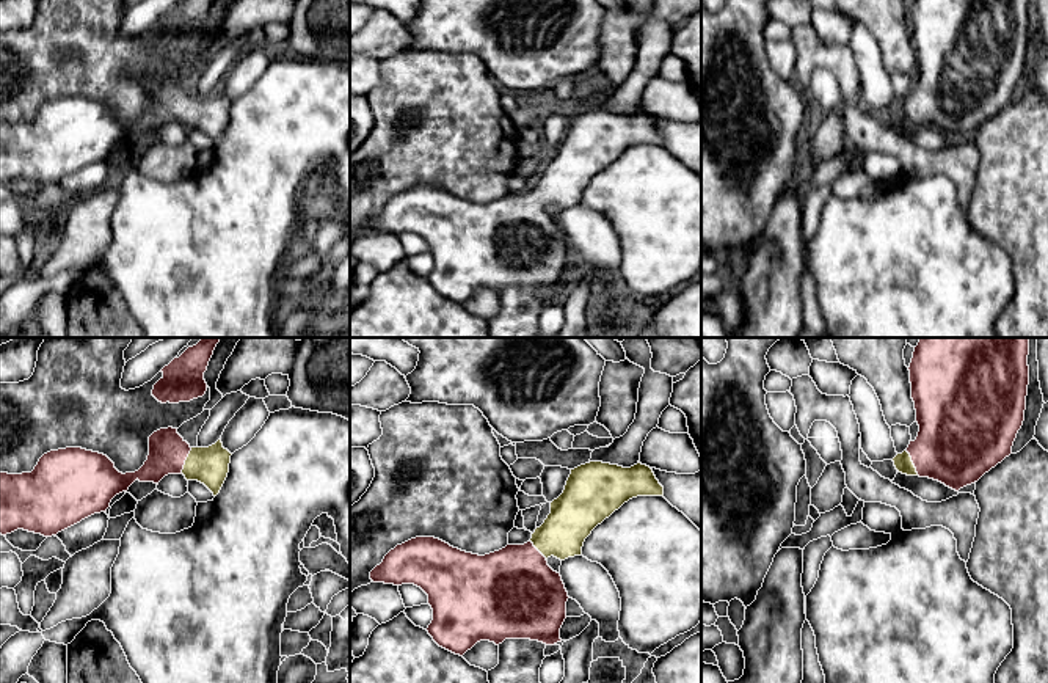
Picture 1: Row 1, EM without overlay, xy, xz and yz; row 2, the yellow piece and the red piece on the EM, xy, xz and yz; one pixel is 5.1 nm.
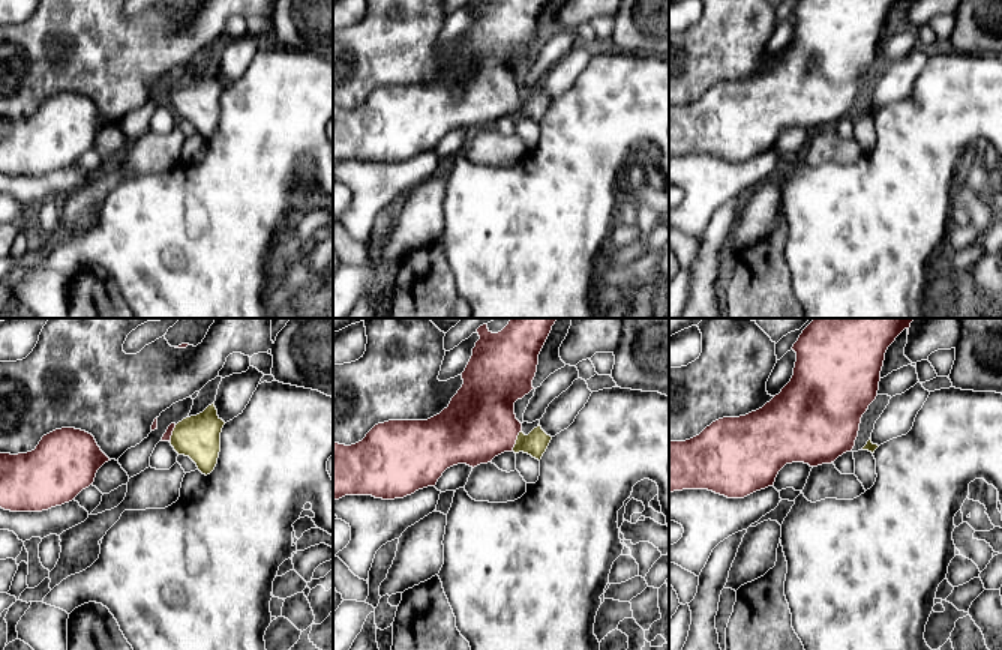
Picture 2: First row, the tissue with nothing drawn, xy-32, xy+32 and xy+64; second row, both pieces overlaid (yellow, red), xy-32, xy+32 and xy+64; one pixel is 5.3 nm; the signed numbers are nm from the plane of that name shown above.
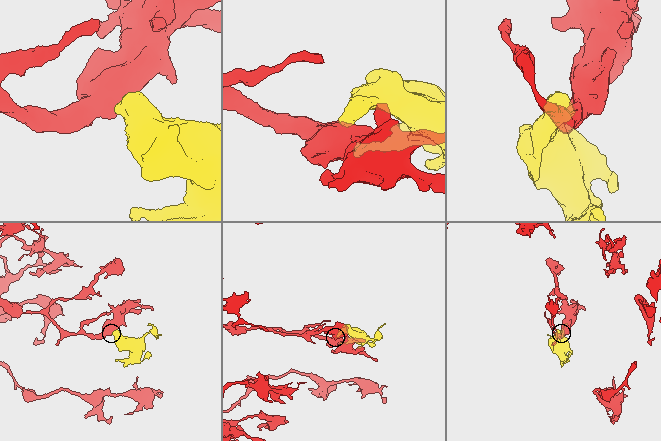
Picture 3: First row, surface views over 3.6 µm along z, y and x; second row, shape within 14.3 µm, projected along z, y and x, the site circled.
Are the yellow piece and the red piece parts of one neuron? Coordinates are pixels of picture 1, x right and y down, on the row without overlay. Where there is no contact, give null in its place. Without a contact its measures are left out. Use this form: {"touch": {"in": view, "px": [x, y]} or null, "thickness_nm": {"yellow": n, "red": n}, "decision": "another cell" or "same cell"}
{"touch": {"in": "xy", "px": [185, 109]}, "thickness_nm": {"yellow": 190, "red": 200}, "decision": "same cell"}

